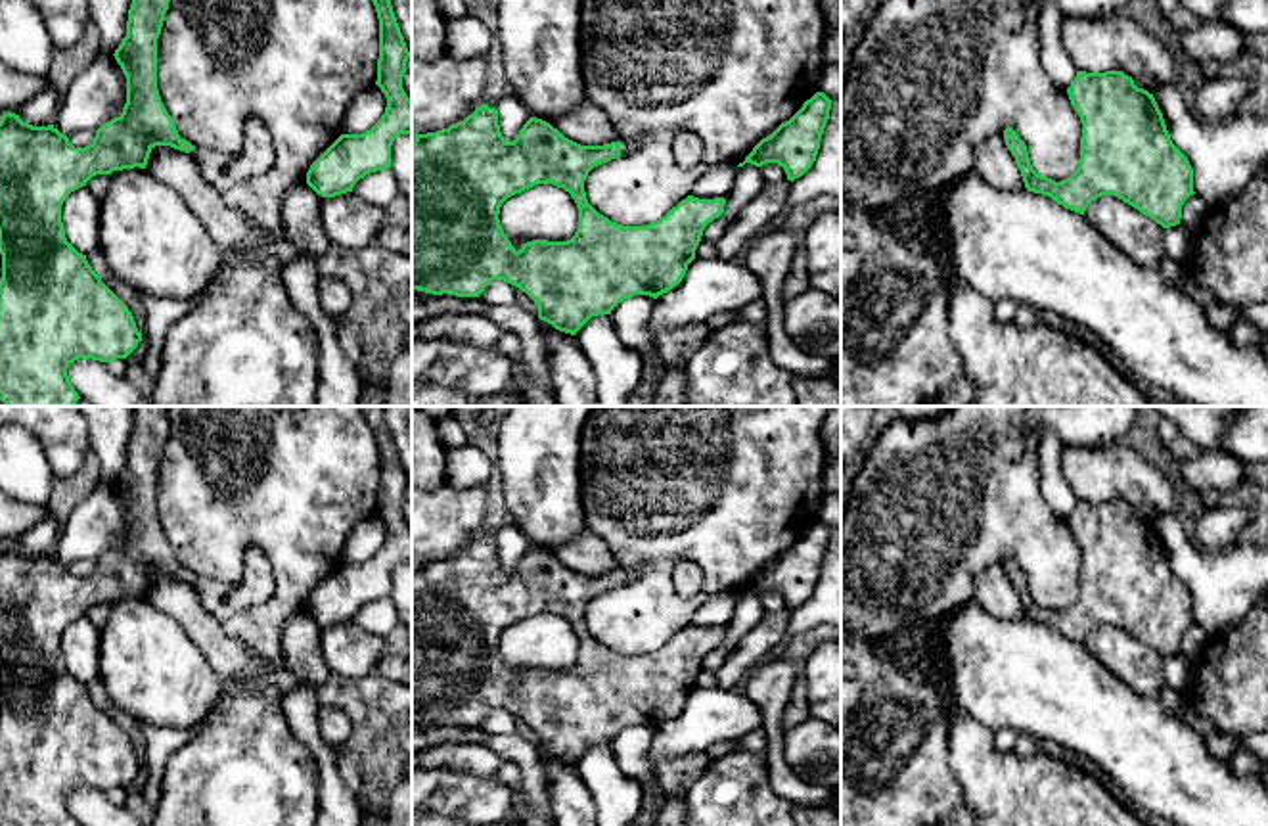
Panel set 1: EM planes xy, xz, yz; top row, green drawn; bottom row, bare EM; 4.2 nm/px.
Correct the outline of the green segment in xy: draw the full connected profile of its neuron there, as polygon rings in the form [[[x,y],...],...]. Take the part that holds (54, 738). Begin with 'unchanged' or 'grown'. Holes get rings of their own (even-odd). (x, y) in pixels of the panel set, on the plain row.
grown; [[[134,406],[126,466],[113,483],[126,506],[126,533],[86,577],[75,577],[54,554],[33,556],[11,540],[0,548],[0,826],[79,826],[67,805],[75,790],[126,788],[142,770],[128,736],[65,667],[61,634],[71,621],[96,604],[146,598],[155,575],[190,583],[220,623],[276,588],[270,560],[255,544],[245,550],[243,579],[236,586],[195,577],[178,563],[157,519],[157,468],[169,431],[167,406]]]

